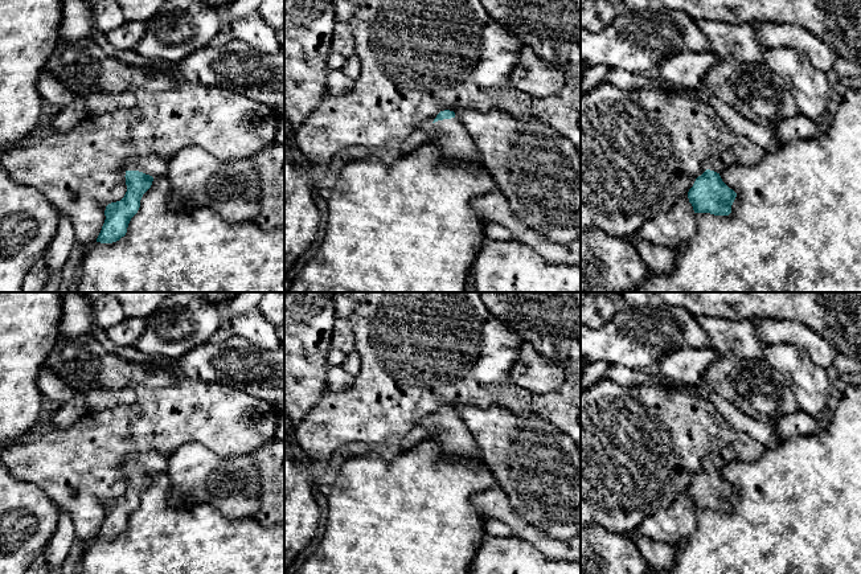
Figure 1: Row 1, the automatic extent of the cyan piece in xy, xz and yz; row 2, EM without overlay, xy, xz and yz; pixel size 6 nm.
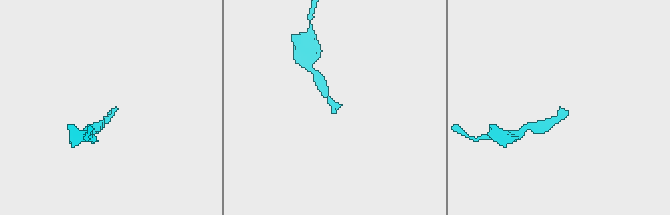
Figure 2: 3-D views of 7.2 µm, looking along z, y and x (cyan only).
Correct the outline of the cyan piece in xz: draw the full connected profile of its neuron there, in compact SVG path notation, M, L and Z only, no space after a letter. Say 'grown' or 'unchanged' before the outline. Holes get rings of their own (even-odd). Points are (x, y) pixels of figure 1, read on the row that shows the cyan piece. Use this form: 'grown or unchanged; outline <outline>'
grown; outline M440 111L431 124L426 124L413 132L402 143L402 153L411 153L421 145L432 142L442 149L443 161L446 164L473 163L480 169L488 172L481 163L473 139L455 118L454 111Z

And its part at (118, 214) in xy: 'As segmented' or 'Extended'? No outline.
Extended

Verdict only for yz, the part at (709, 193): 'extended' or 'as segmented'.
extended

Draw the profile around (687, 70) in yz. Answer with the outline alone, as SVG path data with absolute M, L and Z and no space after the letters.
M713 50L705 53L678 53L660 63L659 78L682 89L697 90L702 87L706 70L718 60L718 56Z

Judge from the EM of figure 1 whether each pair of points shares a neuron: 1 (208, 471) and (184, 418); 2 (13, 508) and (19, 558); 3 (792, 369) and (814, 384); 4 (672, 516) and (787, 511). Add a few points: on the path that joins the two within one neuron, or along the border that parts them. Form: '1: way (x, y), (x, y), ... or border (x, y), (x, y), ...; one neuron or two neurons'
1: border (169, 454), (185, 443), (199, 442), (222, 456); two neurons
2: way (13, 520), (13, 546); one neuron
3: way (798, 370), (808, 381); one neuron
4: border (696, 509), (696, 528), (677, 541); two neurons

